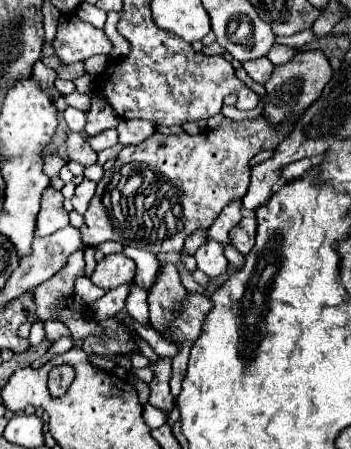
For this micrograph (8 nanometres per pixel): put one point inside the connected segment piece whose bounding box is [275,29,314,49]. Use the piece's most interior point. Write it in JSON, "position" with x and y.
{"position":[297,41]}

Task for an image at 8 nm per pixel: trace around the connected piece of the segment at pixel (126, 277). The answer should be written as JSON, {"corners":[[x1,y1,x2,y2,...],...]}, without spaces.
{"corners":[[111,253,97,263,97,269,91,275,91,281,97,287,109,291,123,283,133,283,133,277,135,277,135,263,123,253]]}

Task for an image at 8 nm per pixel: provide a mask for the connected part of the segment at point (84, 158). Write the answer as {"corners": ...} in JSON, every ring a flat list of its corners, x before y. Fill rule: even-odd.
{"corners":[[75,131,69,133,65,145,67,145,67,155,69,155,71,161,81,163,83,167,89,167,89,165,95,163,97,153,93,153,93,149,89,147,87,139,83,137,83,133,75,133]]}

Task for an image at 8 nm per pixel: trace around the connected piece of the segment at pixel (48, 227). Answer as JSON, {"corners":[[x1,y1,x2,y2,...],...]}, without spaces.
{"corners":[[47,187,41,197,41,211,37,217,35,235,47,237,47,235,53,235,55,231,63,229,65,225,69,225,69,217,67,217,67,211,63,209,63,195,61,195,61,191]]}

